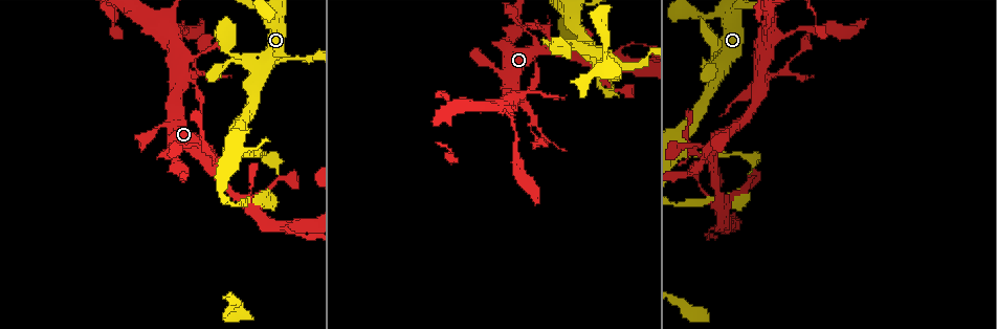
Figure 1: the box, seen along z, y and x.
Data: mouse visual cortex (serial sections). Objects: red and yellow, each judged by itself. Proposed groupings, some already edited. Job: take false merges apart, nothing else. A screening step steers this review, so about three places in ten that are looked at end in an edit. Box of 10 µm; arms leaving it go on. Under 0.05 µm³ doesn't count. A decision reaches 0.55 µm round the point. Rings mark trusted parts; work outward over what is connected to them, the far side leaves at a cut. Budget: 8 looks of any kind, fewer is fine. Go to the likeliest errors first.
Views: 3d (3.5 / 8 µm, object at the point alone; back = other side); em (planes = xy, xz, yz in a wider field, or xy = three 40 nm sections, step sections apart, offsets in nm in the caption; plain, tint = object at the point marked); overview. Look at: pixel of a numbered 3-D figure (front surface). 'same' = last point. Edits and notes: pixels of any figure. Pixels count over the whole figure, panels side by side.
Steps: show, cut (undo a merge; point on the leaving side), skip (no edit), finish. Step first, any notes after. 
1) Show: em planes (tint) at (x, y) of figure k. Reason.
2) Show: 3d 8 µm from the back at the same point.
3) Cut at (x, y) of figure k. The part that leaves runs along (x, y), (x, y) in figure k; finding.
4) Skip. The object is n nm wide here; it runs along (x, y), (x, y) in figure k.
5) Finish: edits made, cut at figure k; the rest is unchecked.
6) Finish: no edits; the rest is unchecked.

Show: 3d 3.5 µm at (783, 68) of figure 1. Sudden change in width.

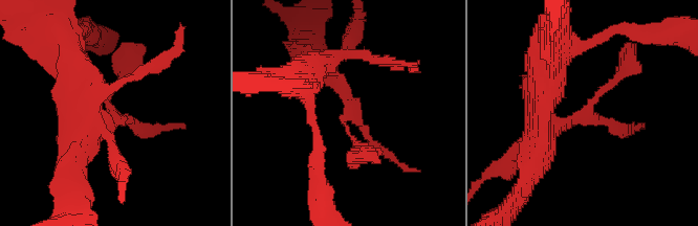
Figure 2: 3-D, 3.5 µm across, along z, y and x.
Show: em xy step 2 (tint) at (113, 115) of figure 2.

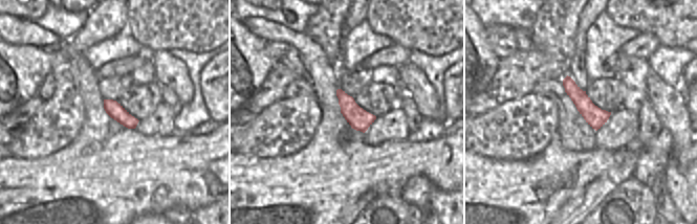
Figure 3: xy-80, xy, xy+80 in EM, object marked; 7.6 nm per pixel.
Skip. The object is 170 nm wide here; it runs along (539, 143), (628, 66) in figure 2; continuous, no second cell.

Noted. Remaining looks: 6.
Show: 3d 8 µm at (715, 157) of figure 1. Four arms meet.

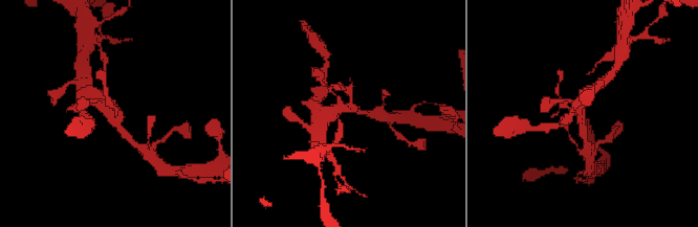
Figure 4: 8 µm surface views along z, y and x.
Show: em xy step 5 (tint) at the same point. 4 arms meet here; the arms are 150, 200, 200, 450 nm wide.

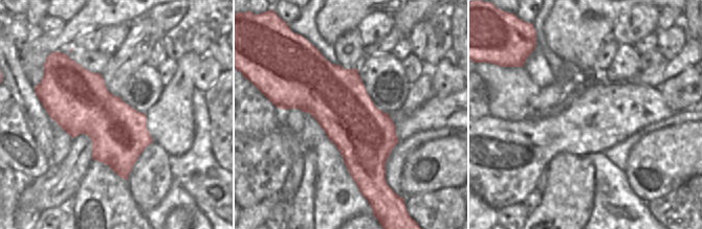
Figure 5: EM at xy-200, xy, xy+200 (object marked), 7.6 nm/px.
Cut at (340, 86) of figure 4. The part that leaves runs along (115, 108), (105, 95), (100, 71) in figure 4; a second cell is stuck on.

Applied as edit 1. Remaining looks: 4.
Show: overview. See it whole again.

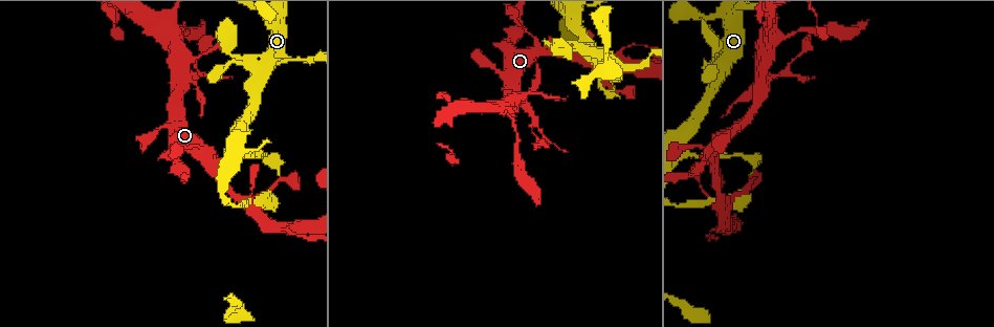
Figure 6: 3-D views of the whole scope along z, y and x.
Show: 3d 3.5 µm at (260, 76) of figure 6. Small branch off a trunk.

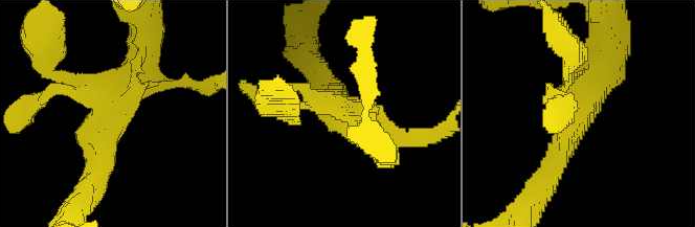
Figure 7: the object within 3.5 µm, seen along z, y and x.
Show: em xy step 1 (tint) at (109, 114) of figure 7. 4 arms meet here; the arms are 150, 150, 350, 400 nm wide.

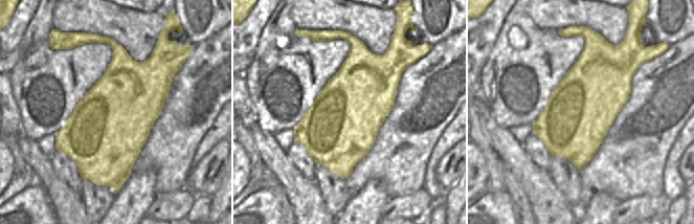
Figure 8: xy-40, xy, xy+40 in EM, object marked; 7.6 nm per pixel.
Skip. It runs along (603, 59), (550, 175) in figure 7; all the same cell.

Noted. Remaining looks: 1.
Finish: edits made, cut at figure 4; the rest is unchecked.

